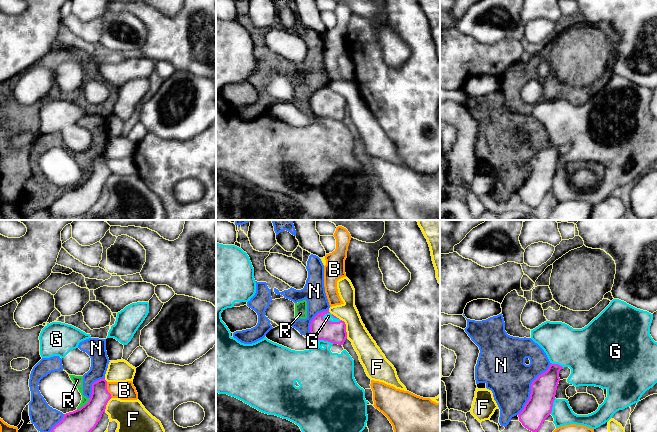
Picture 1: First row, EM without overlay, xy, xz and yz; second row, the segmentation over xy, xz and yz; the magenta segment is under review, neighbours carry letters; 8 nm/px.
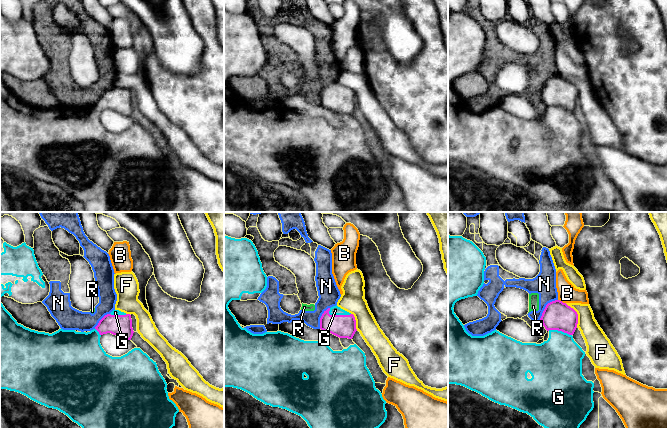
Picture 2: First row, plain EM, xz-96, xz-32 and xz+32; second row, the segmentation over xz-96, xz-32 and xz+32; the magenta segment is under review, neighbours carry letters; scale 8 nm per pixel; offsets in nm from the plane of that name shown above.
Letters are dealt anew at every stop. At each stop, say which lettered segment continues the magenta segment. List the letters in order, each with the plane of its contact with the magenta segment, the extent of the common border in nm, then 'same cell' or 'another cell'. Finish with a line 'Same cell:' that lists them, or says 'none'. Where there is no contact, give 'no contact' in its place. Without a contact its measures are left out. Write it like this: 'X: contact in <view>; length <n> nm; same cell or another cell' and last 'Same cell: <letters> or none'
B: contact in xy; length 140 nm; another cell
F: contact in xz; length 160 nm; another cell
G: contact in xz; length 160 nm; same cell
N: contact in yz; length 500 nm; another cell
R: contact in xy; length 140 nm; another cell
Same cell: G

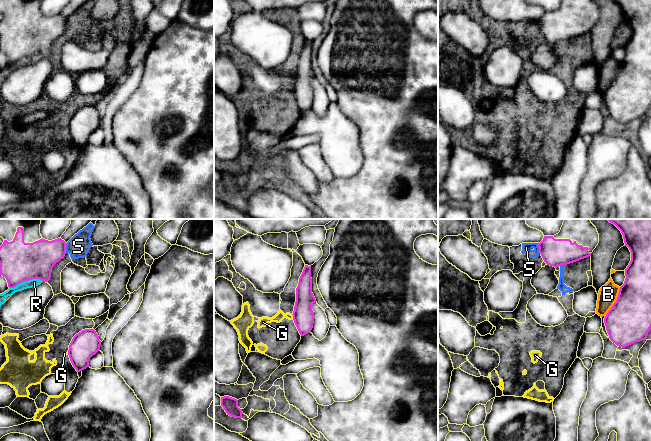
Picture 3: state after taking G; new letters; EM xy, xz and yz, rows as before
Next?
B: contact in yz; length 260 nm; another cell
G: contact in xz; length 40 nm; another cell
R: contact in xy; length 280 nm; another cell
S: contact in yz; length 90 nm; another cell
Same cell: none

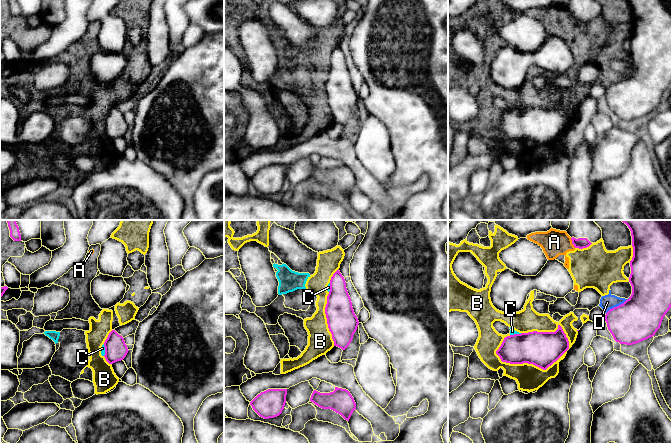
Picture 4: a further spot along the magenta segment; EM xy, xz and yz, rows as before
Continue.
A: contact in yz; length 90 nm; another cell
B: contact in yz; length 600 nm; another cell
C: contact in xy; length 100 nm; another cell
D: contact in yz; length 220 nm; another cell
Same cell: none

